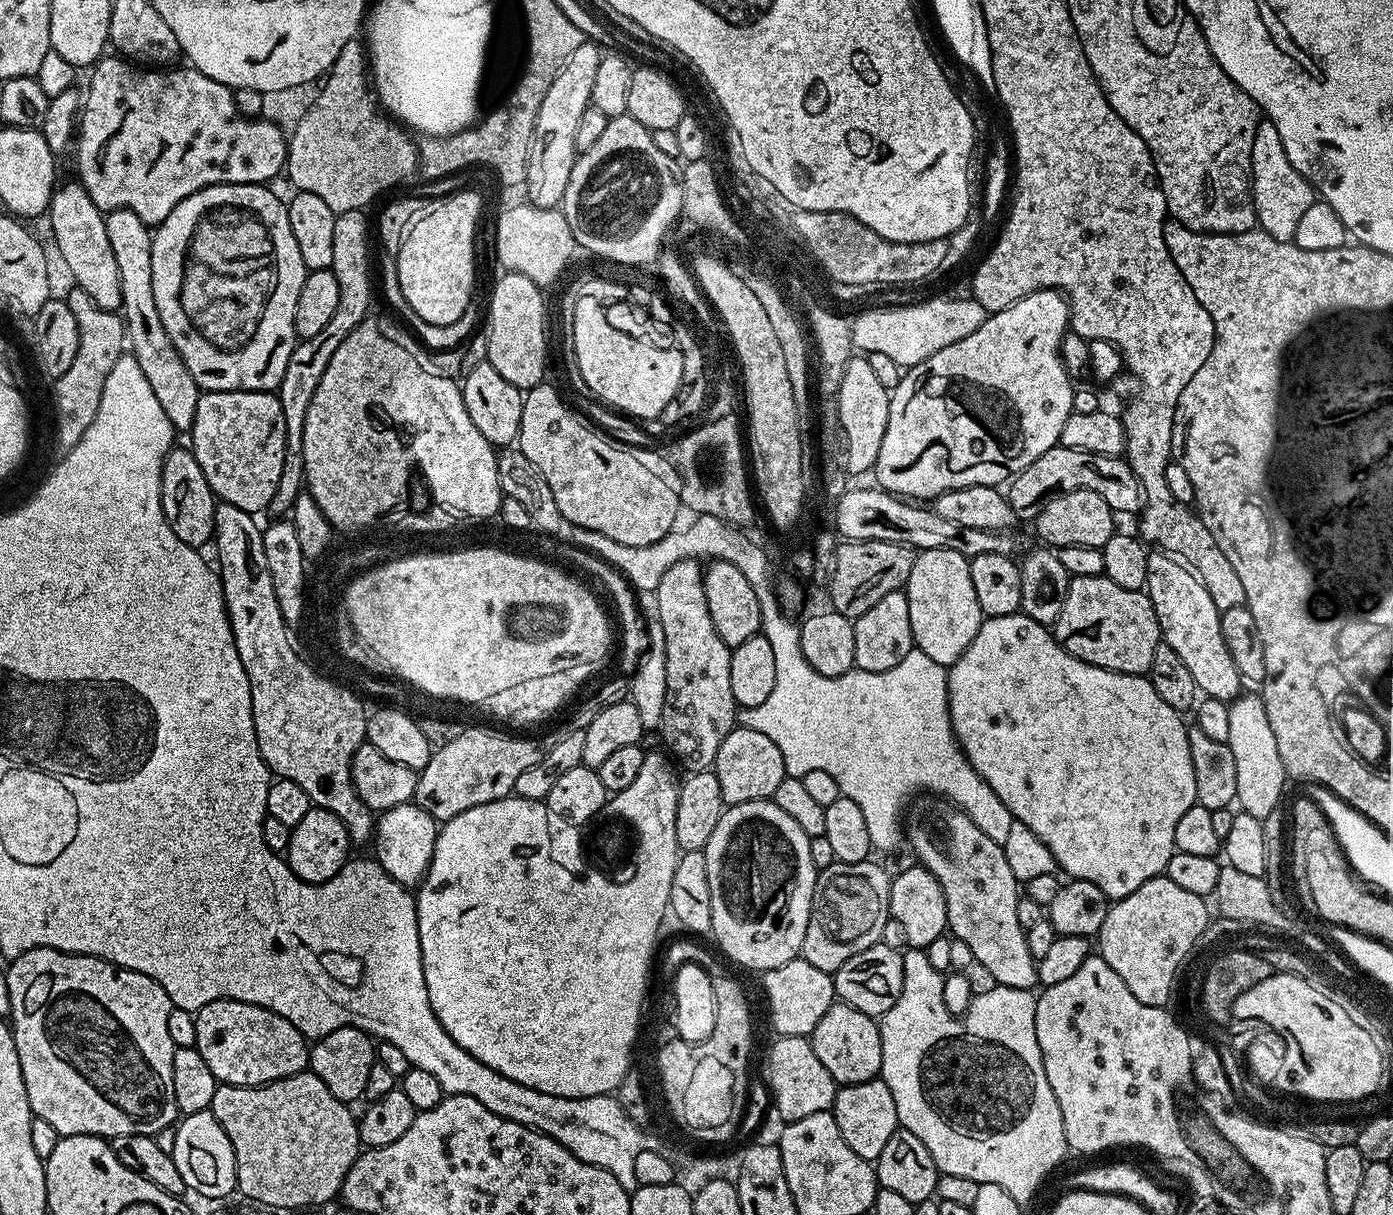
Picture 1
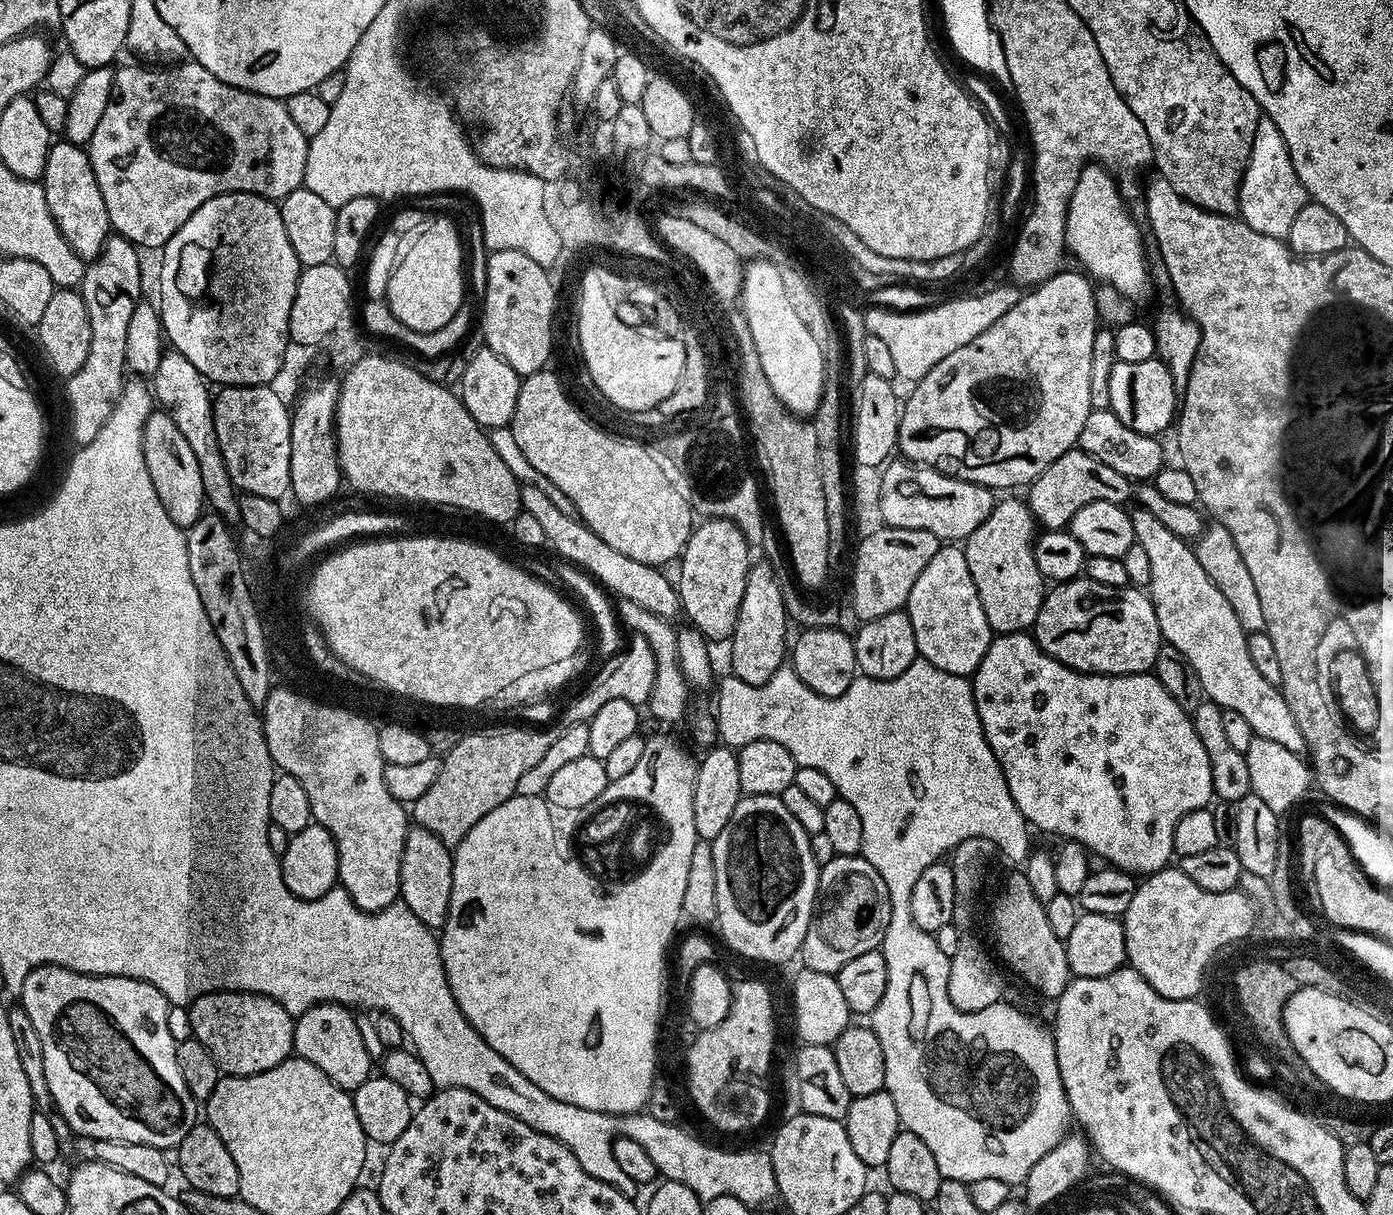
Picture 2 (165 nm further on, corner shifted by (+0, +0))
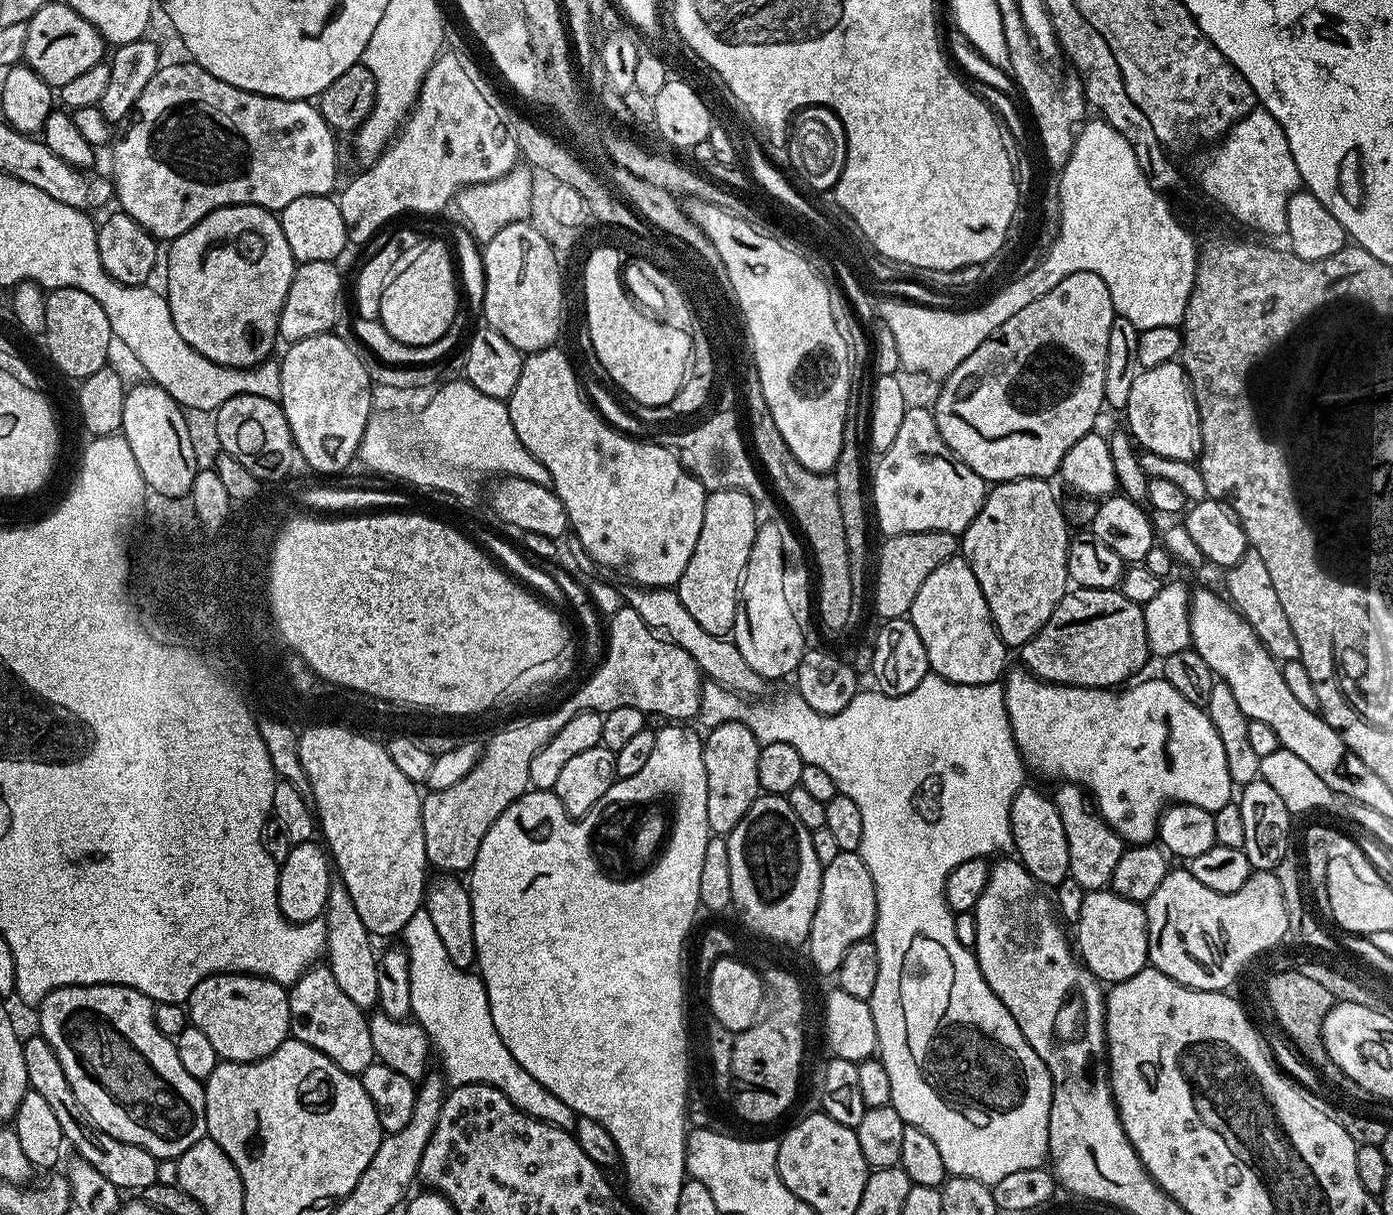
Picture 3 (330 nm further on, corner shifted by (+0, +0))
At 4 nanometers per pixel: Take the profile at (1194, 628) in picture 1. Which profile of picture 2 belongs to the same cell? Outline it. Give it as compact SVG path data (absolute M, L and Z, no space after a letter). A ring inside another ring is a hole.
M1136 506L1136 509L1133 507L1130 515L1134 522L1136 543L1142 546L1142 550L1146 550L1150 561L1150 582L1147 591L1158 614L1161 637L1178 650L1182 650L1186 662L1194 666L1198 674L1198 682L1202 682L1202 690L1207 699L1223 709L1229 708L1242 714L1242 718L1250 722L1255 735L1266 738L1270 742L1278 742L1278 746L1286 746L1286 750L1291 752L1303 753L1306 745L1302 738L1302 730L1298 730L1298 722L1294 722L1294 714L1290 714L1290 706L1286 706L1283 692L1277 685L1266 682L1262 674L1258 674L1258 669L1250 658L1248 633L1238 622L1238 614L1234 614L1222 590L1218 590L1218 586L1210 582L1206 570L1202 570L1202 562L1198 562L1193 545L1189 541L1178 538L1174 530L1166 530L1166 526L1162 526L1162 522L1158 522L1158 518L1154 518L1154 514L1150 514L1143 506Z

